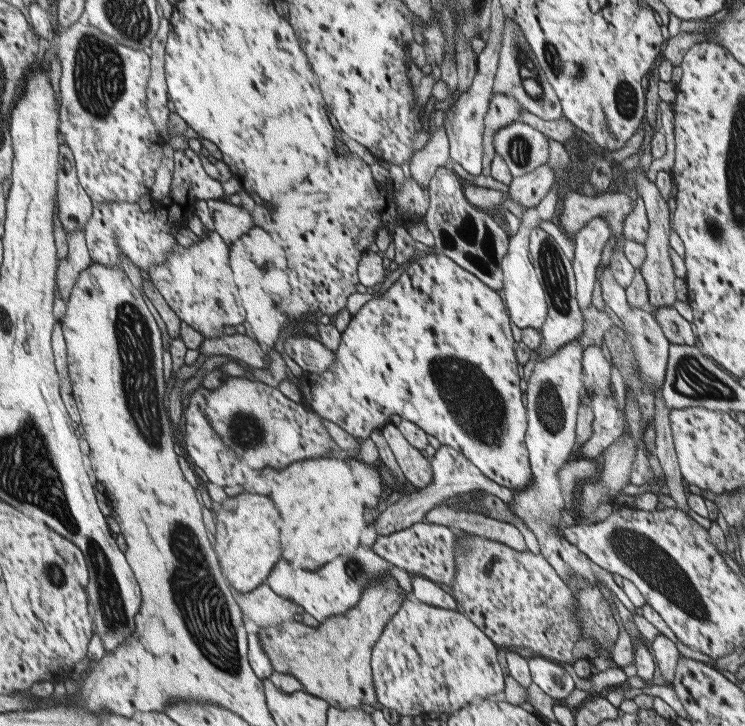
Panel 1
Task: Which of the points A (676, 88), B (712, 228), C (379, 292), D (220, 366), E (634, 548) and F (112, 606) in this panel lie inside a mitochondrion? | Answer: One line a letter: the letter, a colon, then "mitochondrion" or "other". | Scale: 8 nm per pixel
A: other
B: mitochondrion
C: other
D: other
E: mitochondrion
F: mitochondrion

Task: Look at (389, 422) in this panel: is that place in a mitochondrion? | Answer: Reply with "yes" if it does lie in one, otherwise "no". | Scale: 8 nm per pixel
no

